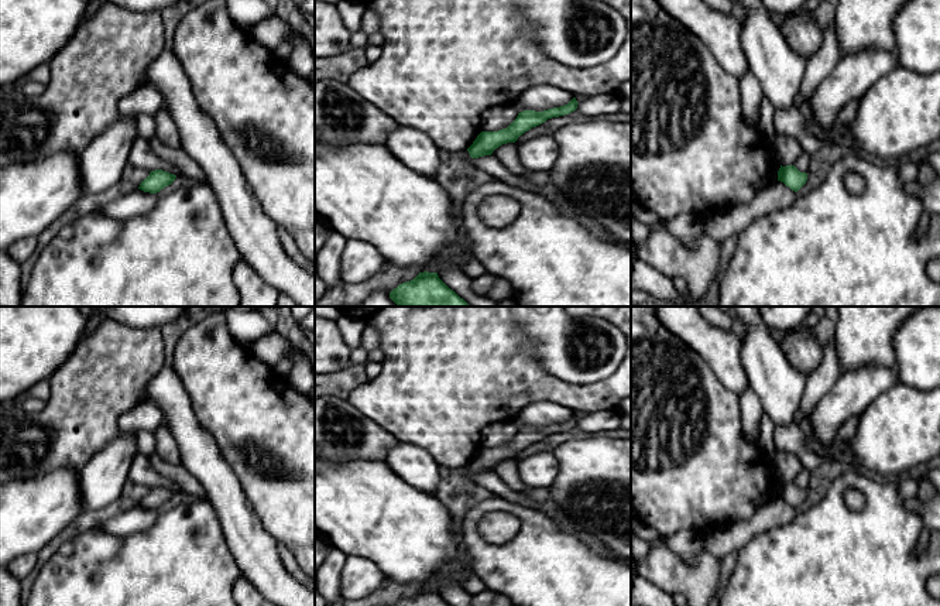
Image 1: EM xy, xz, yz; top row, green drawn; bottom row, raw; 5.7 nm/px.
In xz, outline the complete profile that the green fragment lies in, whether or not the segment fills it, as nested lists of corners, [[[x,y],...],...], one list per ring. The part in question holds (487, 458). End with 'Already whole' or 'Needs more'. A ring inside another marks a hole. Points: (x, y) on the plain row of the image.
[[[573,414],[567,421],[548,425],[543,428],[524,427],[507,444],[498,448],[481,448],[473,461],[467,465],[471,475],[491,472],[495,465],[507,459],[515,459],[525,448],[545,439],[548,435],[569,431],[577,425],[577,417]]]. Already whole

